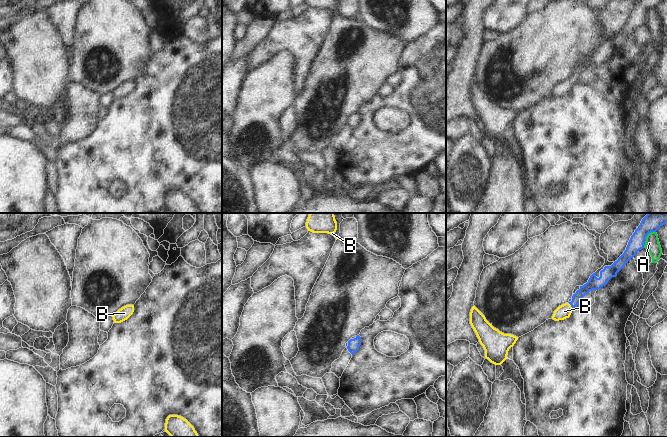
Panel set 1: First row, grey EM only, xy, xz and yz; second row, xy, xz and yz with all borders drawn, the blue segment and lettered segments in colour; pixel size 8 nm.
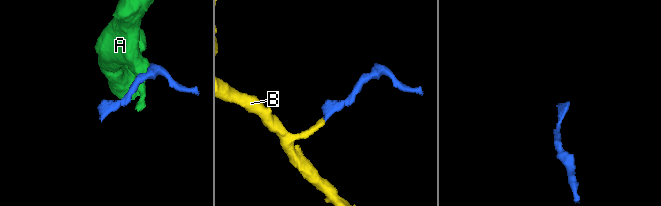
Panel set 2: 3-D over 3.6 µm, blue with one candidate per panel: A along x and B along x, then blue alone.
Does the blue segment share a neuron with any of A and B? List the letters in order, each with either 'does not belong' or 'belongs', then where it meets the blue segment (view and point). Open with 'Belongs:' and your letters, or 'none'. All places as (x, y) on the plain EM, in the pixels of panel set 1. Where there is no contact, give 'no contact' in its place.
Belongs: B
A: does not belong; meets blue in yz at (646, 12)
B: belongs; meets blue in yz at (570, 80)

